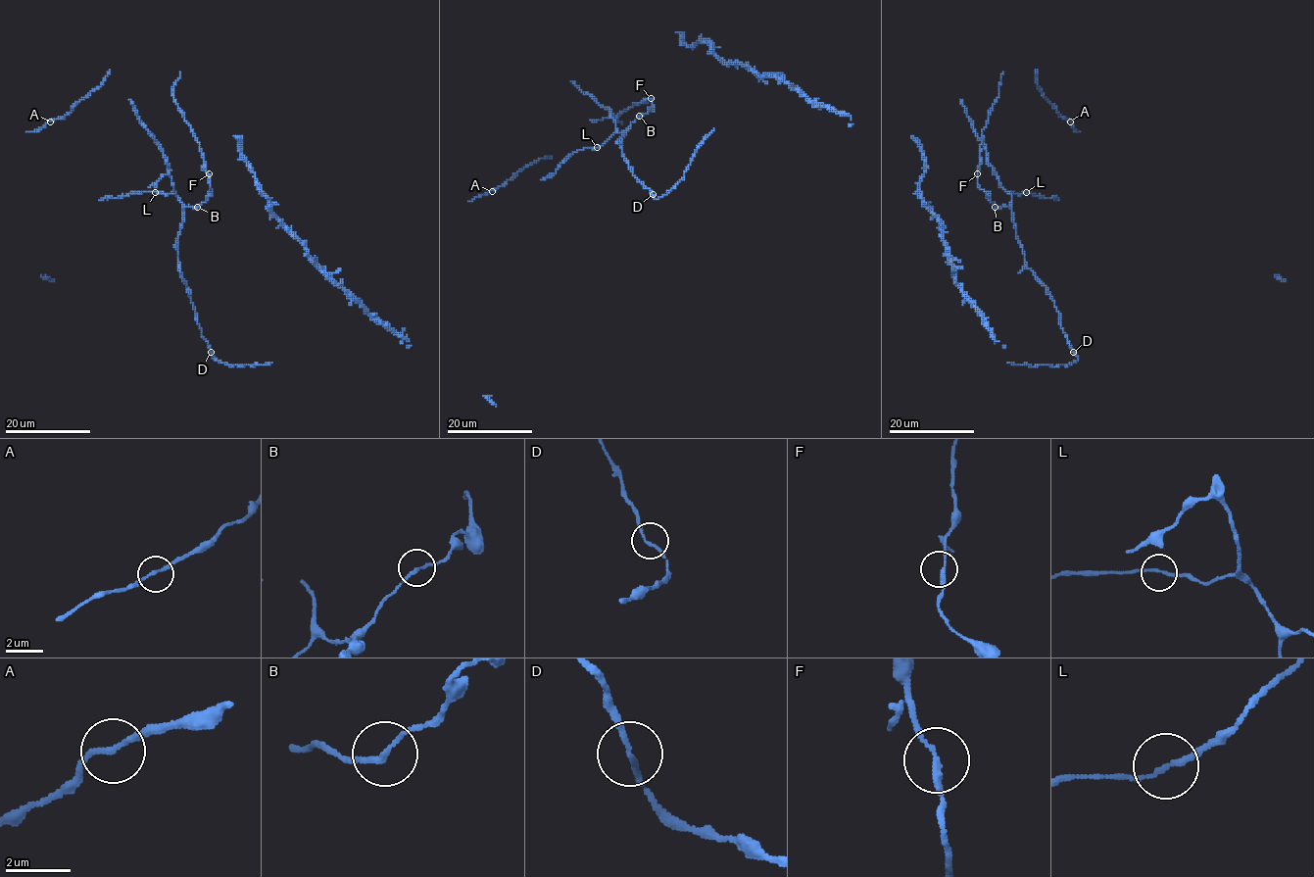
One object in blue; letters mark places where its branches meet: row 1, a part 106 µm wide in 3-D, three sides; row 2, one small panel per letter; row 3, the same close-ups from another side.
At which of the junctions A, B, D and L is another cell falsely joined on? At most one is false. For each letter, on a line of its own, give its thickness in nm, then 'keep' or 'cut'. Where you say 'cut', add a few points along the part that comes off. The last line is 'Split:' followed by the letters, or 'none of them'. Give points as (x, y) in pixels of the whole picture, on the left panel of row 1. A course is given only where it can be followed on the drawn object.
A: 160 nm thick; keep
B: 160 nm thick; keep
D: 150 nm thick; keep
L: 160 nm thick; keep
Split: none of them

